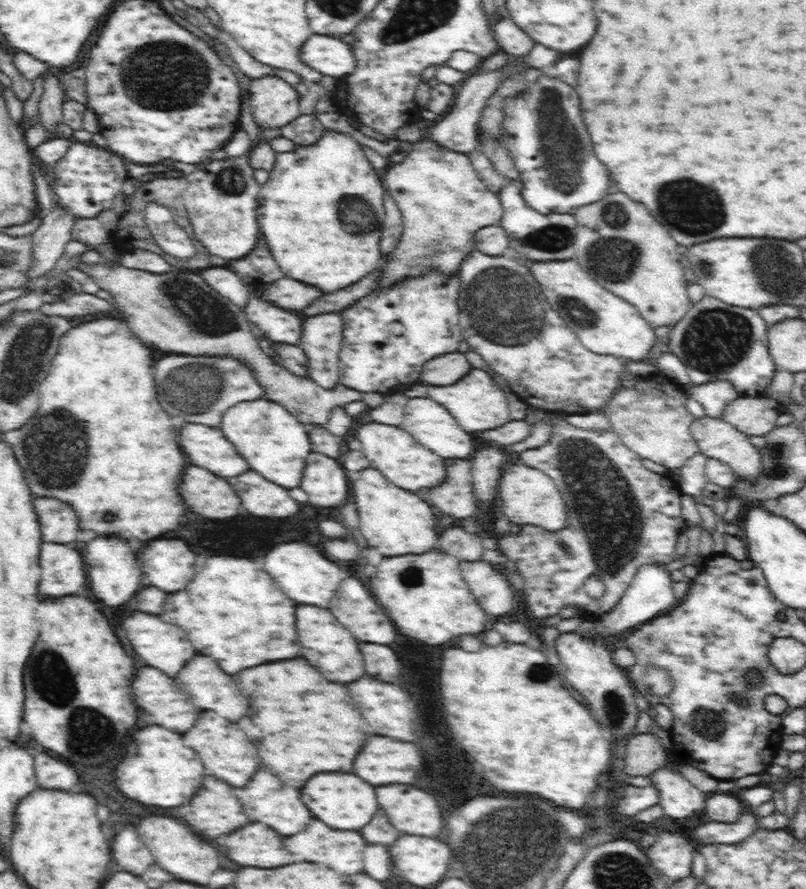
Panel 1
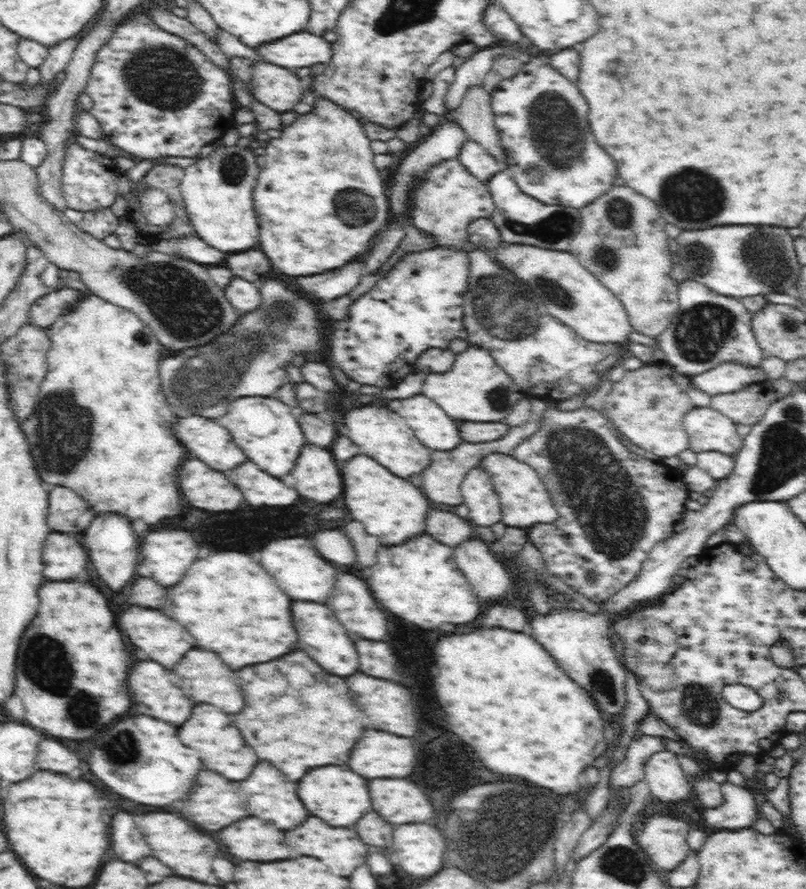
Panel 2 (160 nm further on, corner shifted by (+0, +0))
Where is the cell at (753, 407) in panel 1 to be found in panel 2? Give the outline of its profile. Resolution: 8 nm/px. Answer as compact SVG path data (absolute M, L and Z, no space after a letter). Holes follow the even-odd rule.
M756 382L736 393L712 394L709 407L722 412L735 424L752 425L775 400L776 394L769 384Z

